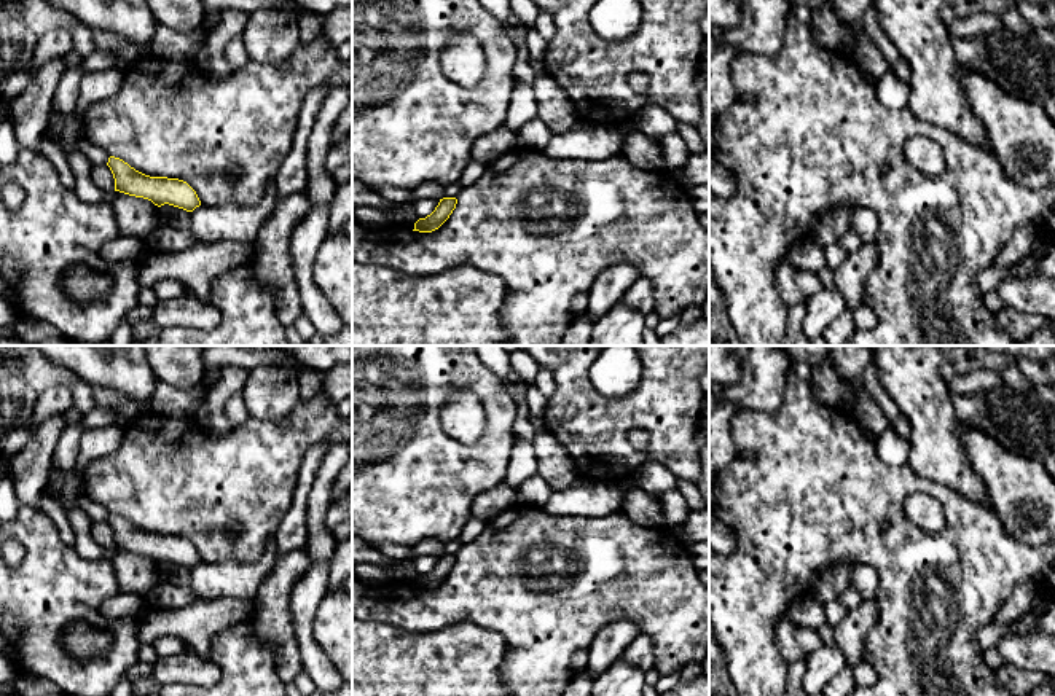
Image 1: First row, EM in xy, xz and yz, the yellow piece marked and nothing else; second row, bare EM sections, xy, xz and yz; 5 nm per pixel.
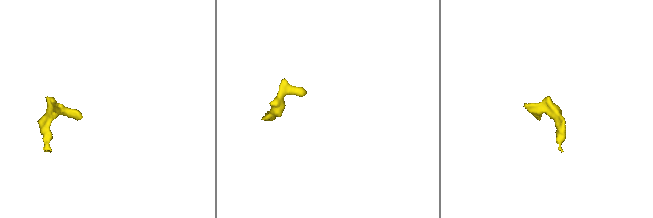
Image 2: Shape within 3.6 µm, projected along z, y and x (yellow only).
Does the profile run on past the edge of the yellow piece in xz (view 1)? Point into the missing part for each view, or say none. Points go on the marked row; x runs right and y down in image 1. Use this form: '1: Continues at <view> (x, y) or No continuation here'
1: No continuation here

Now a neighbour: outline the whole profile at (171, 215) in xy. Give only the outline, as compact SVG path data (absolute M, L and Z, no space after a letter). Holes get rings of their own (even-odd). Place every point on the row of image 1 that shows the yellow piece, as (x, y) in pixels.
M164 204L158 207L158 213L161 217L161 223L164 225L169 225L172 228L180 228L180 229L190 228L191 212Z

